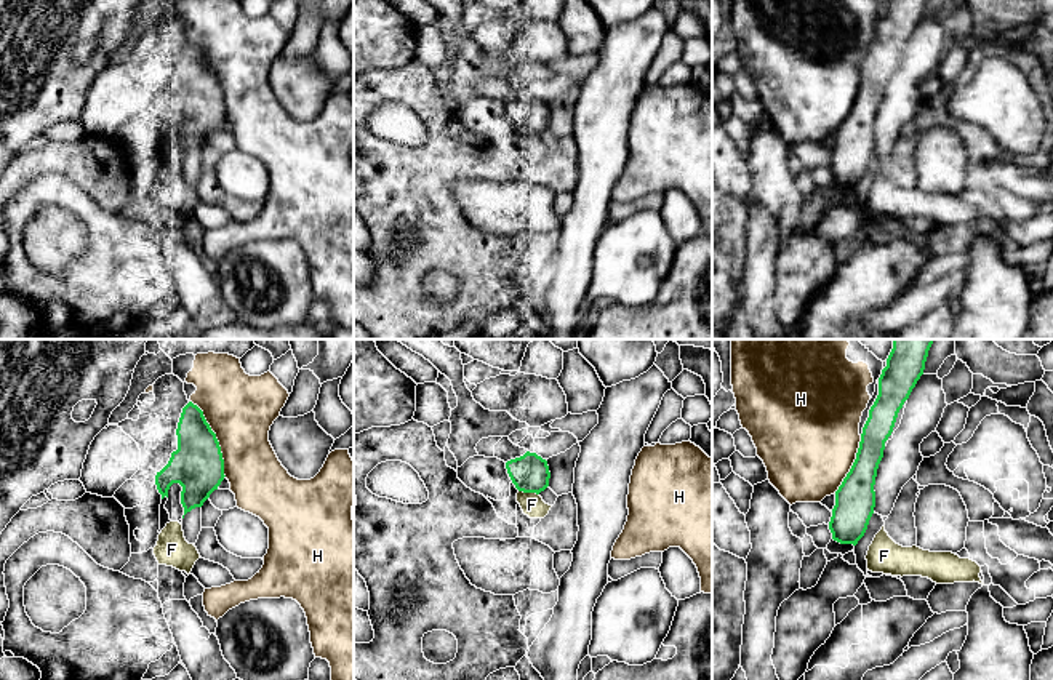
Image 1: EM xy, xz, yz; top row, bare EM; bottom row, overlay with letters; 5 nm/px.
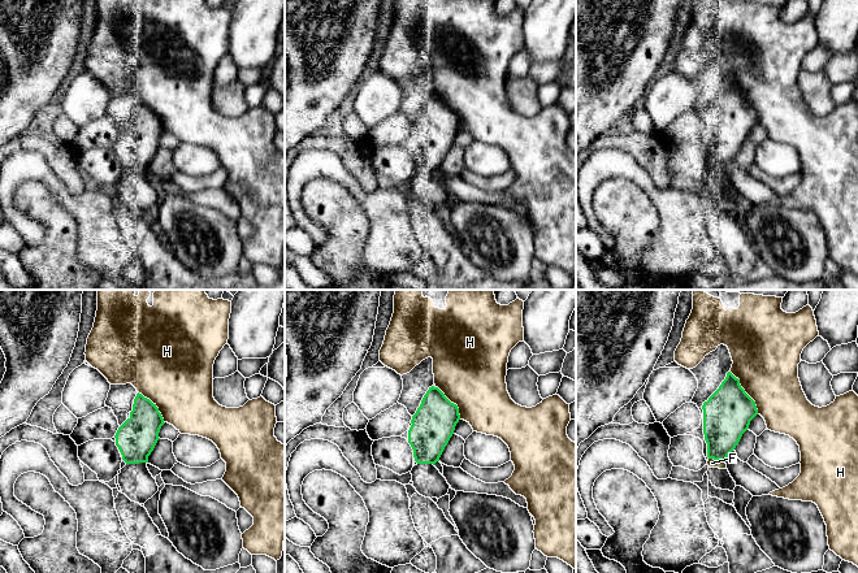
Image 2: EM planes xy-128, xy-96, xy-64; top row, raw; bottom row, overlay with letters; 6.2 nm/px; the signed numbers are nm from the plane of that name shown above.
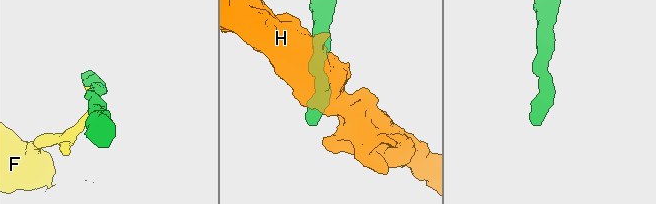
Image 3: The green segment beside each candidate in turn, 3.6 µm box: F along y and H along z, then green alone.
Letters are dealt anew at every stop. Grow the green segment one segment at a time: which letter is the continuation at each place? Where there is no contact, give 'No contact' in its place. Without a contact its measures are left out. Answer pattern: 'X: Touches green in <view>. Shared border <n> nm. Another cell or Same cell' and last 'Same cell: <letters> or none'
F: Touches green in xz. Shared border 110 nm. Another cell
H: Touches green in xy. Shared border 420 nm. Another cell
Same cell: none

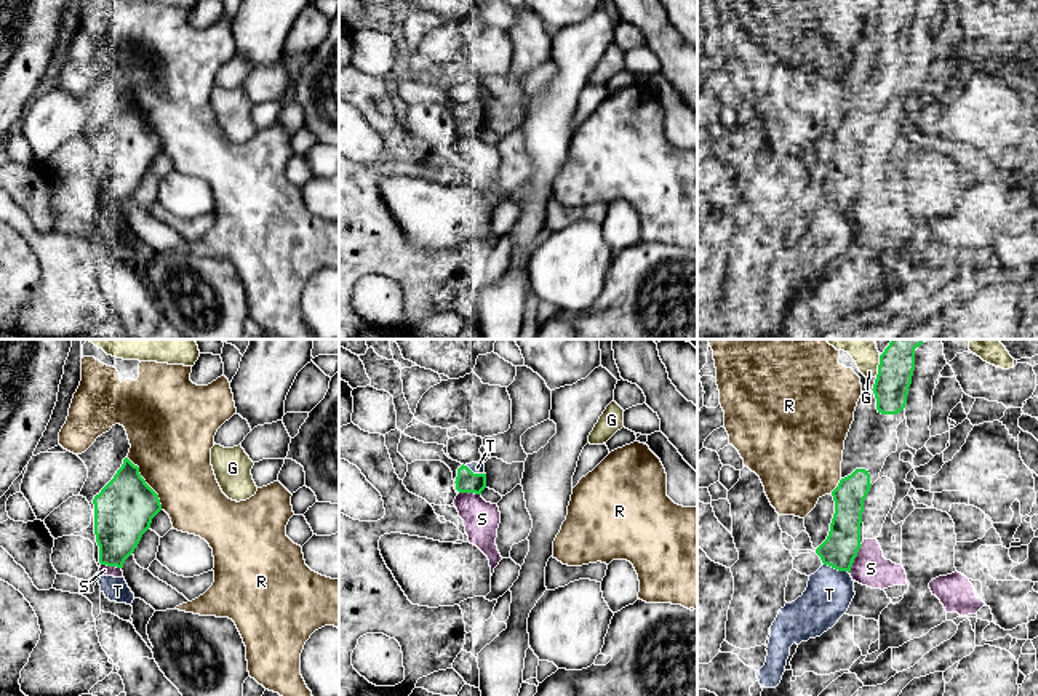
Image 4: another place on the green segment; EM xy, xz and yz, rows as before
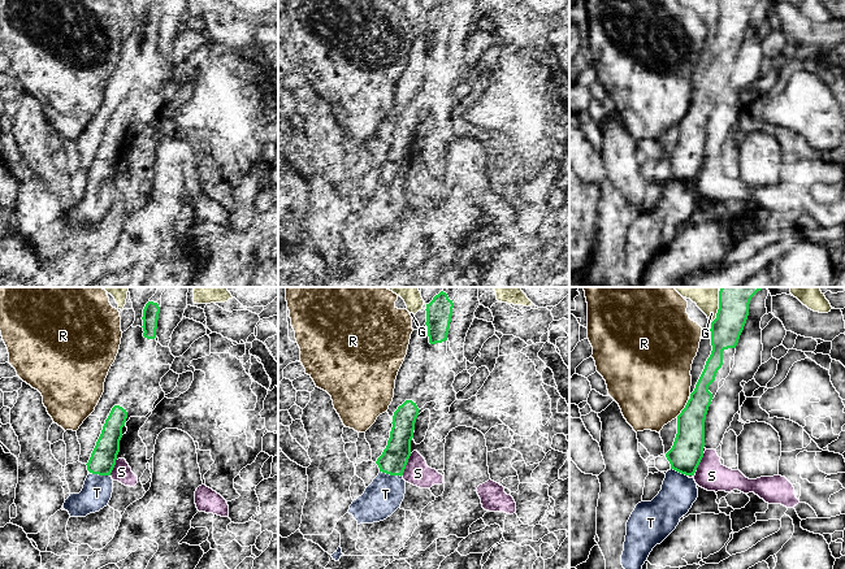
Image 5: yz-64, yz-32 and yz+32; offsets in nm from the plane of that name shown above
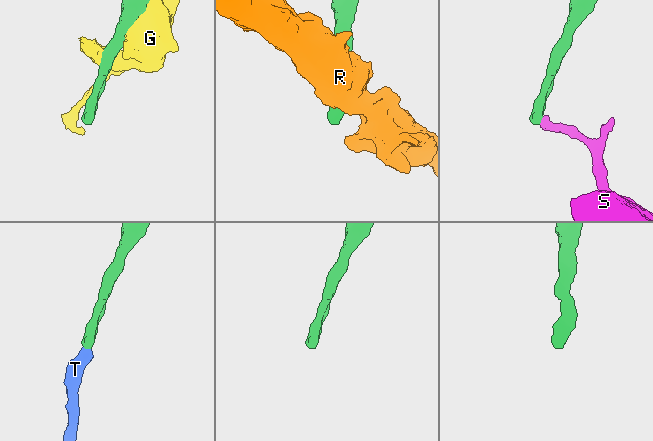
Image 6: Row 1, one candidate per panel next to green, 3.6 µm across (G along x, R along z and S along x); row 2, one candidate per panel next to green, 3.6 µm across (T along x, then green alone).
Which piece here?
G: Touches green in yz. Shared border 100 nm. Another cell
R: Touches green in xy. Shared border 320 nm. Another cell
S: Touches green in yz. Shared border 160 nm. Another cell
T: Touches green in yz. Shared border 150 nm. Same cell
Same cell: T

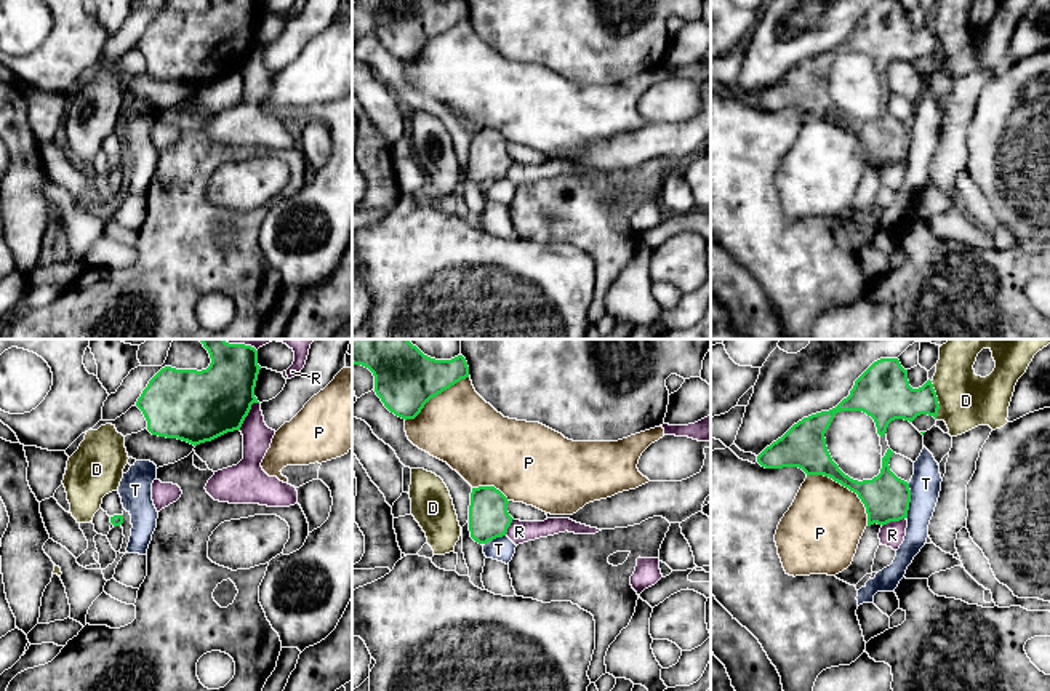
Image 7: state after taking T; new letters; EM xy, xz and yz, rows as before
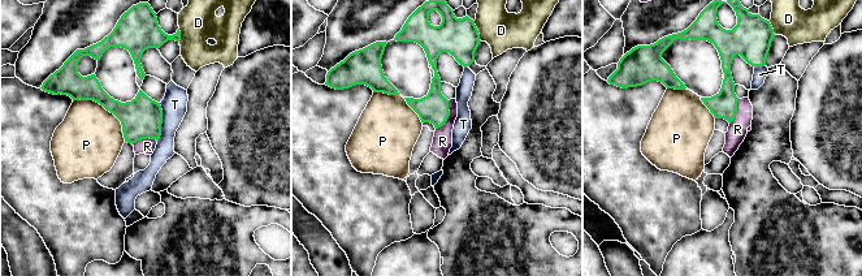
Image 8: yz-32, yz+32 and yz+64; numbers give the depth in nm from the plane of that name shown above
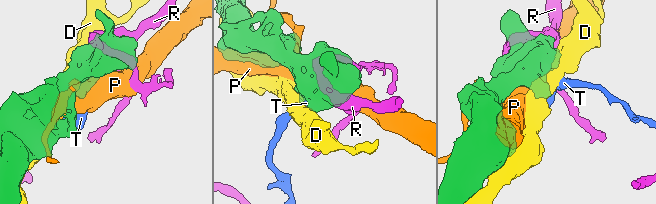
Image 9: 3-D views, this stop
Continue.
D: Touches green in yz. Shared border 190 nm. Another cell
P: Touches green in yz. Shared border 400 nm. Another cell
R: Touches green in xy. Shared border 170 nm. Another cell
T: Touches green in yz. Shared border 180 nm. Another cell
Same cell: none

